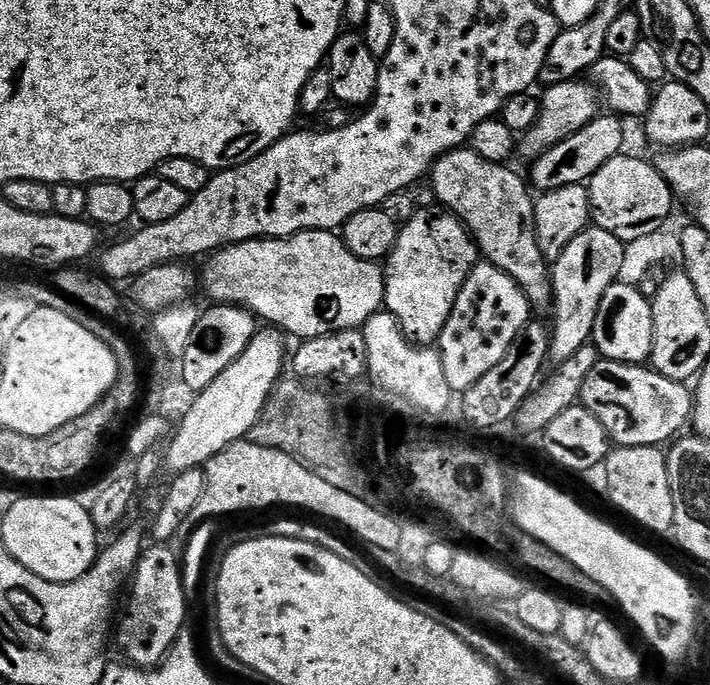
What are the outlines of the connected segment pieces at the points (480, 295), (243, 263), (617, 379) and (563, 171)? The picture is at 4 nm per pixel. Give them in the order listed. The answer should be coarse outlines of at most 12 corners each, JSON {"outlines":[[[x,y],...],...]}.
{"outlines":[[[474,266],[438,341],[463,394],[530,322],[526,294]],[[335,231],[244,240],[209,301],[300,342],[363,329],[384,268]],[[603,358],[580,404],[622,448],[667,445],[694,392]],[[596,115],[531,161],[541,193],[587,185],[625,151],[625,121]]]}

